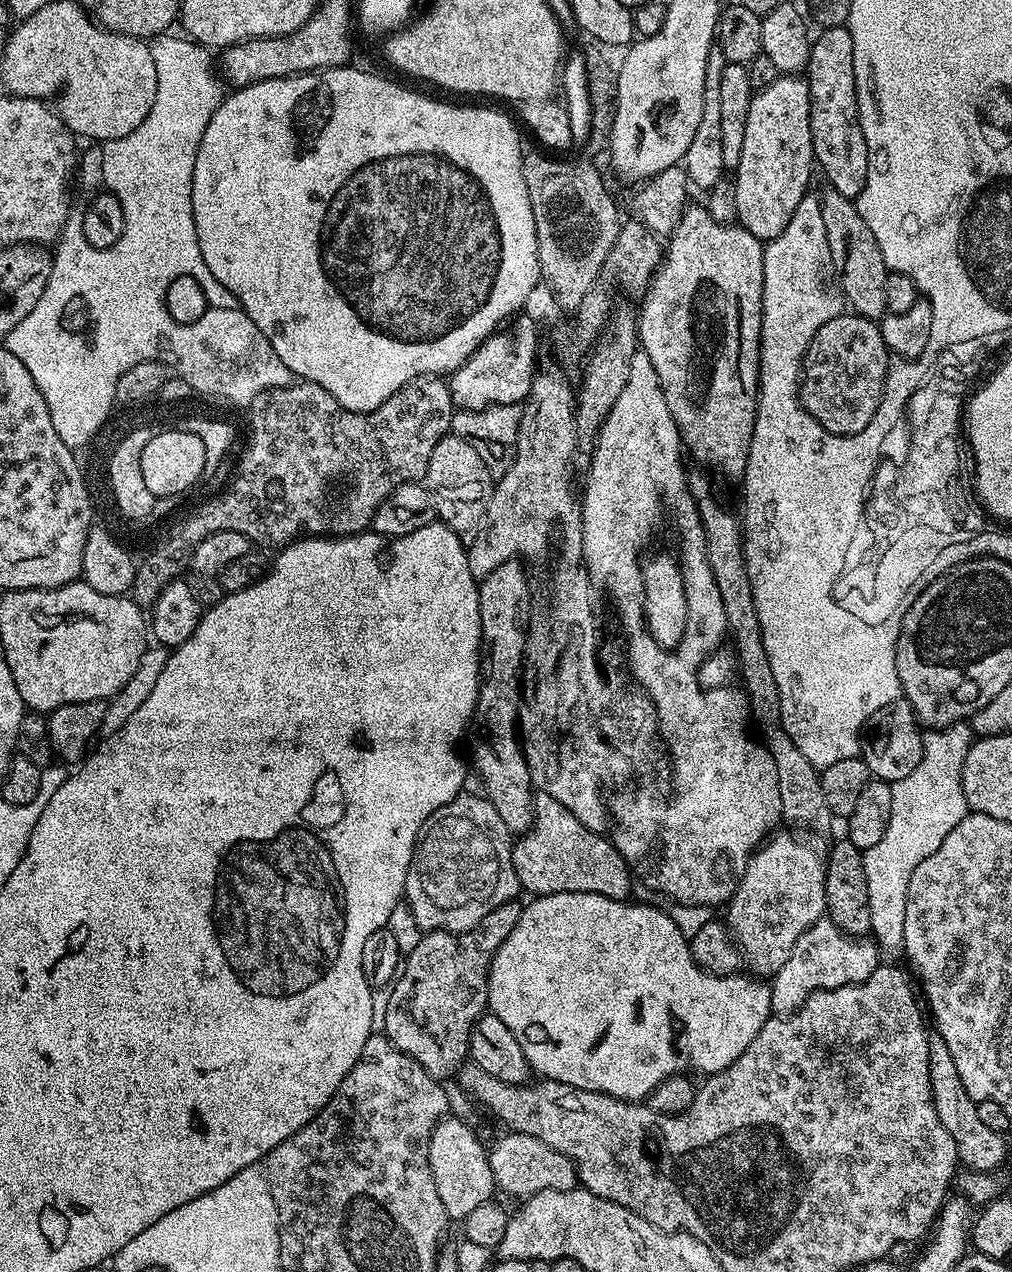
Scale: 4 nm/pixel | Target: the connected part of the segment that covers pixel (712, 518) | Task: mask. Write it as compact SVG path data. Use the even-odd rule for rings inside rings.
M696 471L700 472L687 473L688 493L695 500L696 509L700 511L700 521L706 534L710 570L714 570L714 582L718 582L718 590L722 594L722 606L726 606L726 622L731 639L736 639L734 653L739 679L744 679L742 688L748 698L748 710L755 727L756 724L760 727L759 735L762 737L764 747L772 755L774 770L778 770L778 798L782 798L780 815L796 828L805 828L816 836L824 836L831 830L834 817L830 806L826 806L826 798L822 798L820 772L810 762L806 762L802 750L794 746L794 742L780 725L778 682L774 682L774 670L770 670L770 658L766 658L766 646L762 646L758 610L754 606L750 574L746 570L744 561L741 517L737 513L735 516L718 497L712 496L711 478L713 477L707 471Z

